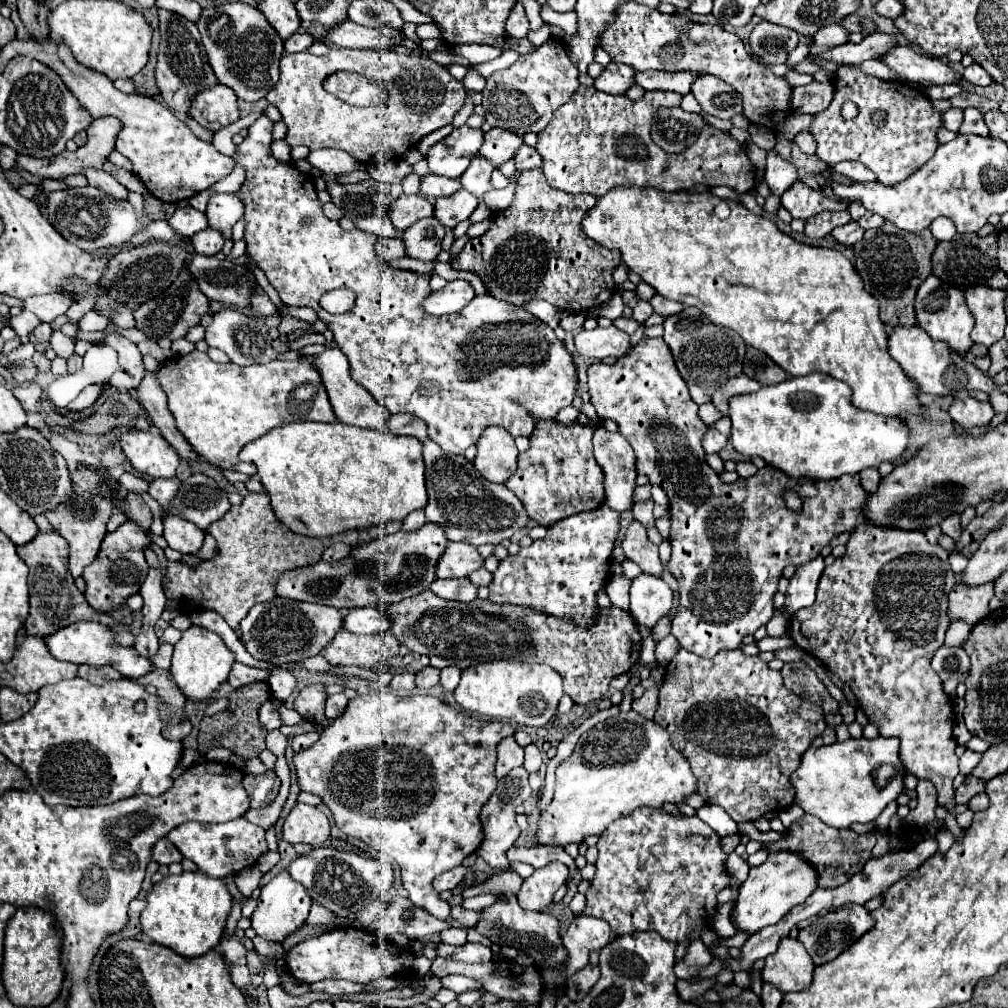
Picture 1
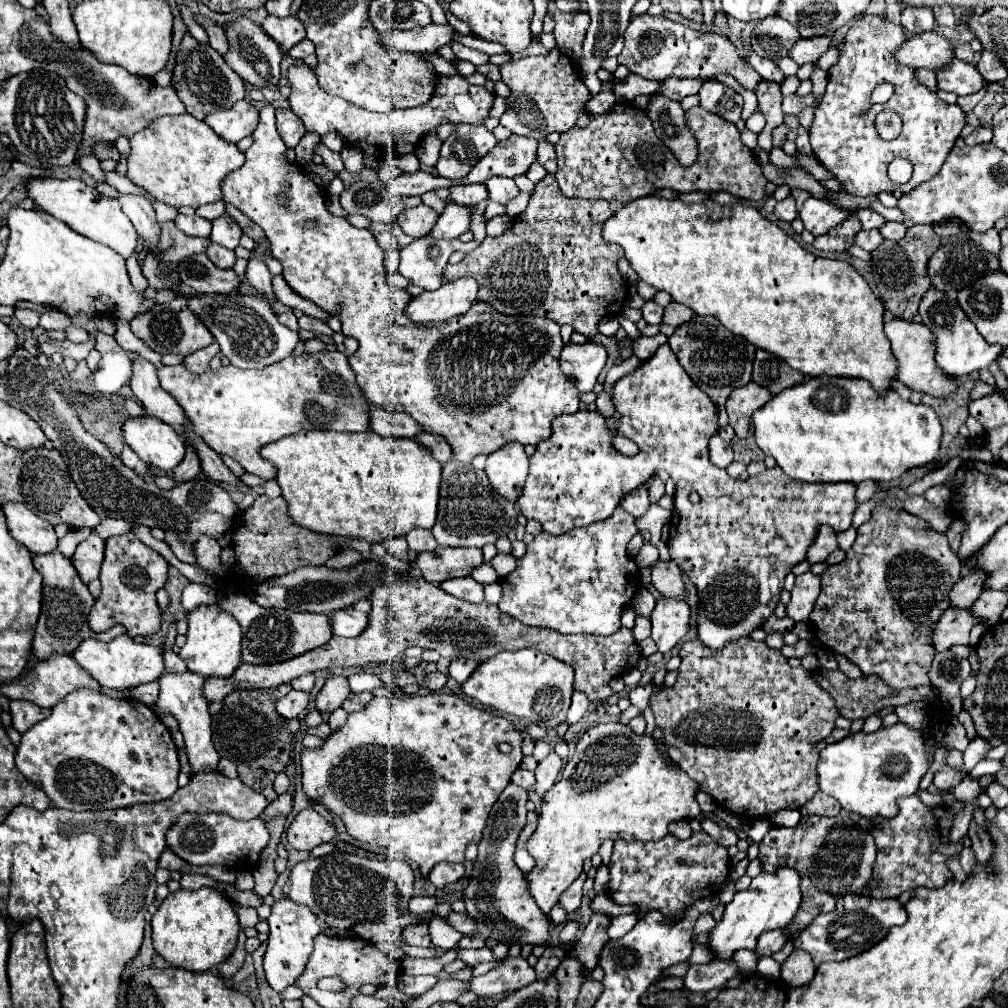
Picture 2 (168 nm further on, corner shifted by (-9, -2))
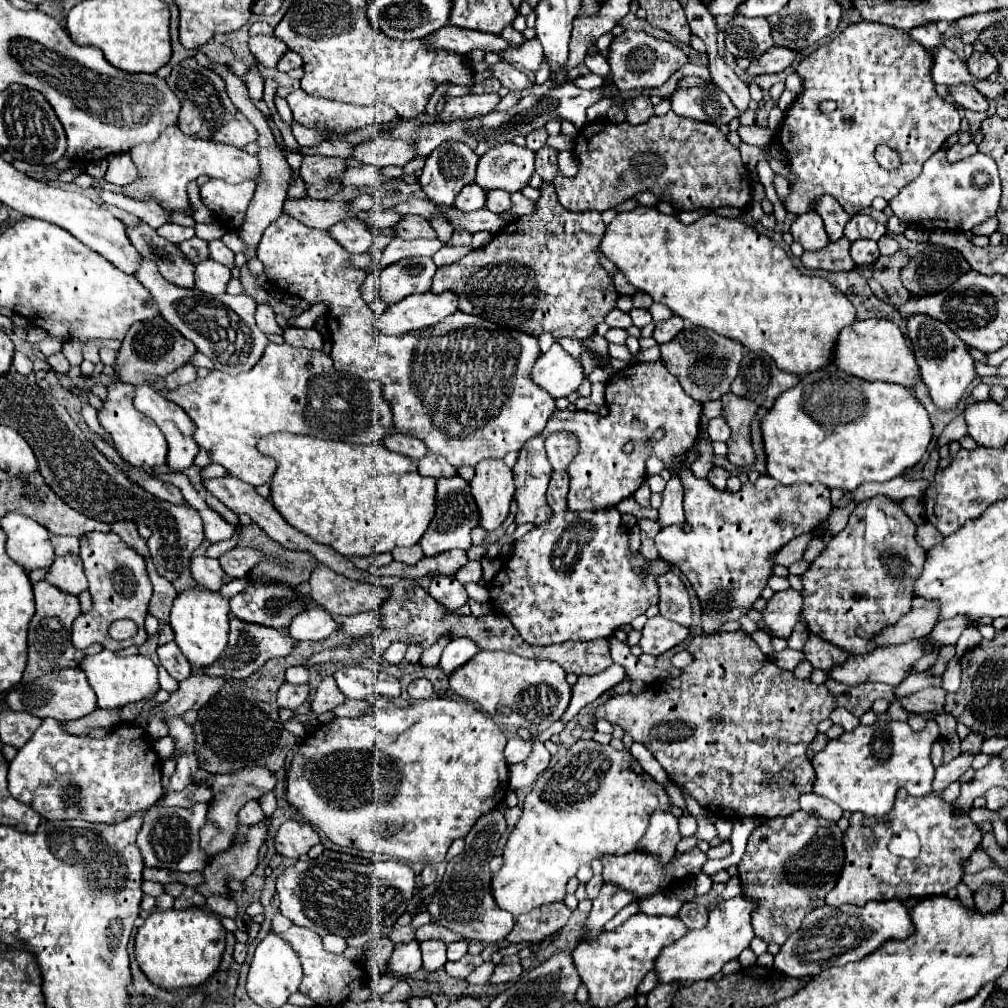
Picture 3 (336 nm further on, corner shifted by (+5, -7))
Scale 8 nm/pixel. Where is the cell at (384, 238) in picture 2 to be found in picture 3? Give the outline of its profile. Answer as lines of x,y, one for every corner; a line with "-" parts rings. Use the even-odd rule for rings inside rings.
349,219
349,221
341,221
337,225
333,225
329,229
331,237
335,241
339,241
349,253
365,253
371,249
375,235
371,233
369,227
365,227
361,221
357,219

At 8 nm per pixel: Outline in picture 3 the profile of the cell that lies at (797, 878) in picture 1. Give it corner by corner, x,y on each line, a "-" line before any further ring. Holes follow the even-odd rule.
745,895
721,901
713,911
709,911
709,923
703,929
689,931
685,937
681,937
681,941
677,941
677,945
669,945
669,949
665,949
665,953
657,959
655,971
659,983
681,981
683,985
691,985
693,981
711,979
727,961
737,959
739,953
747,949
755,937
751,929
753,909
757,909
757,903

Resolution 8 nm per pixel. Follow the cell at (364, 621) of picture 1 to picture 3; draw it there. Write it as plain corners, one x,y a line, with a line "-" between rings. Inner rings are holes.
321,605
305,609
305,613
299,613
289,625
289,633
293,633
293,637
297,637
297,641
305,641
305,639
325,641
331,633
335,633
339,629
341,629
341,625

